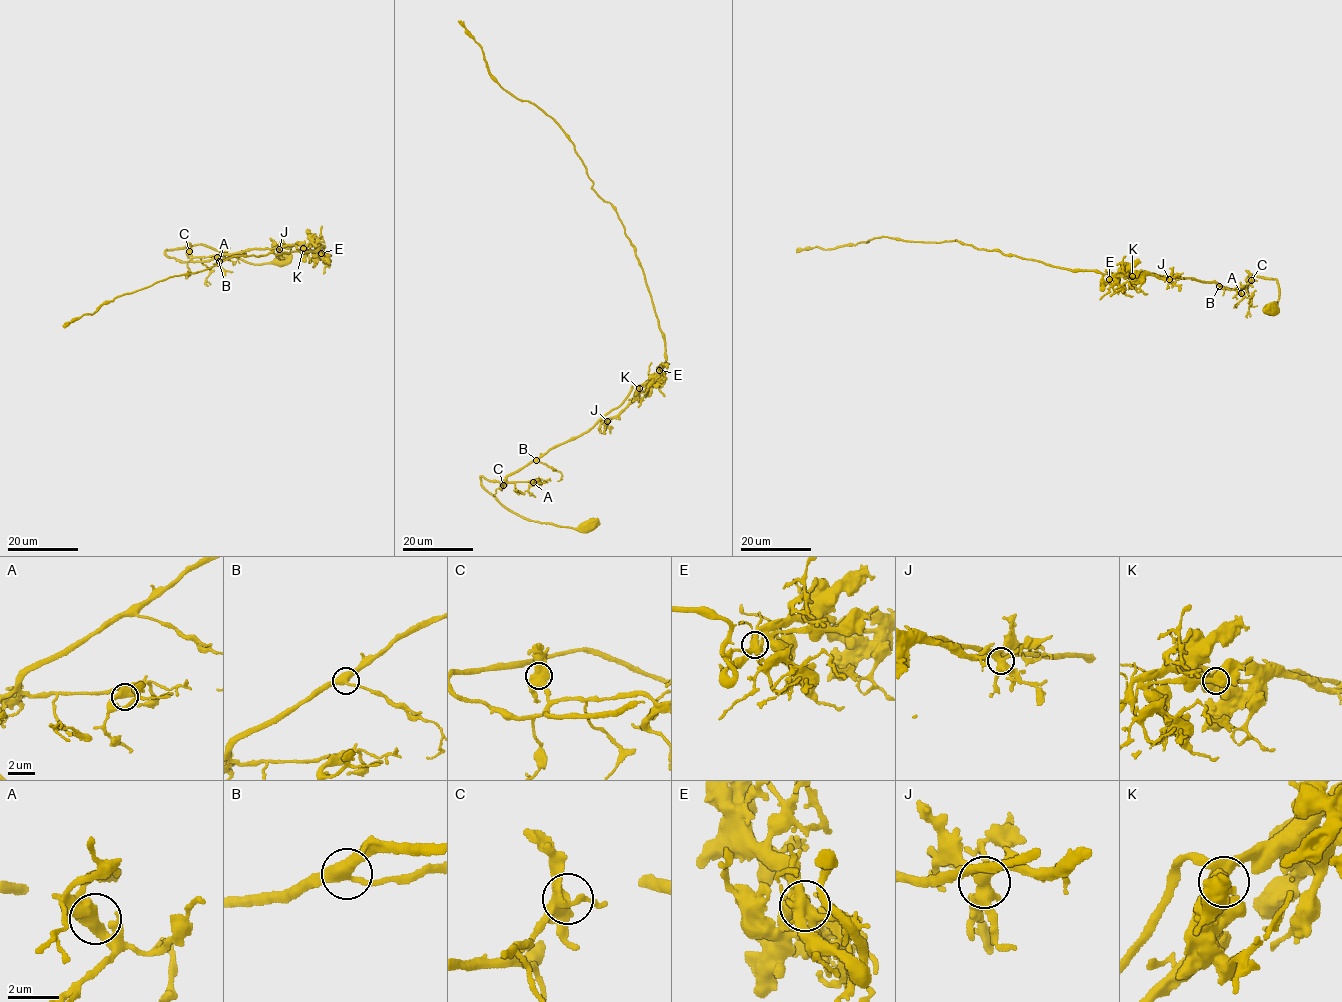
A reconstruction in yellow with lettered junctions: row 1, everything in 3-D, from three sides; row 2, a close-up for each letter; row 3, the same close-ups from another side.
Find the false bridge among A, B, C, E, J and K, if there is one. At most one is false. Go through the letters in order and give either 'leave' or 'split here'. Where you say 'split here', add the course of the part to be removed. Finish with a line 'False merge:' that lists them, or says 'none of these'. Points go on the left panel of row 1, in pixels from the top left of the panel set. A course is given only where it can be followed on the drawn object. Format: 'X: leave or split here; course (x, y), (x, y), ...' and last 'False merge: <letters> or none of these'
A: leave
B: leave
C: leave
E: leave
J: leave
K: leave
False merge: none of these

